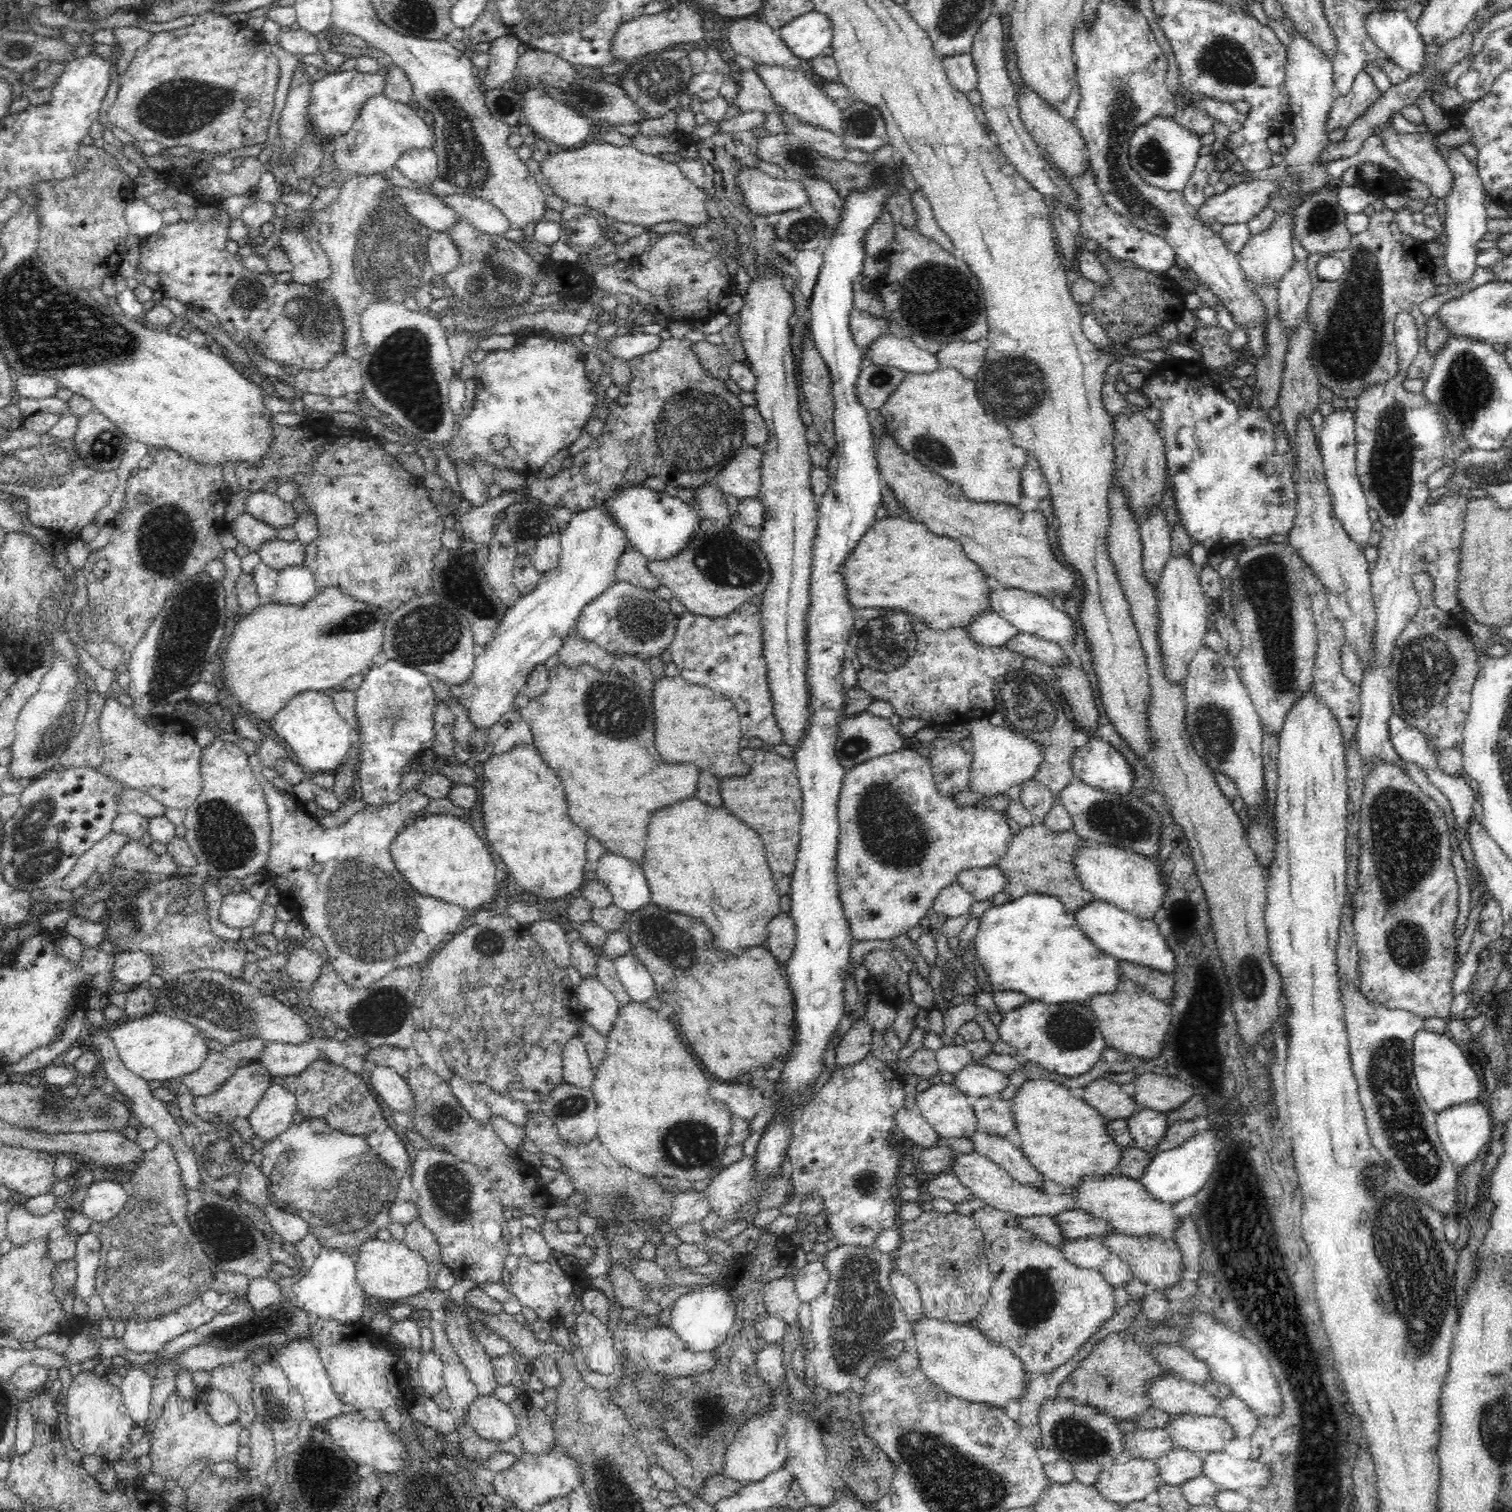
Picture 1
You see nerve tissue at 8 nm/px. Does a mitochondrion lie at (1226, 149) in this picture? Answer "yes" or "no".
no

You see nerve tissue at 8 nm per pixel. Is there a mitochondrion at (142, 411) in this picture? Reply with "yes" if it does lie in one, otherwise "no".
no

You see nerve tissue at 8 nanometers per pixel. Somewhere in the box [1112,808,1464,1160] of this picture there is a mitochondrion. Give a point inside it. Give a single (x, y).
(1251, 977)

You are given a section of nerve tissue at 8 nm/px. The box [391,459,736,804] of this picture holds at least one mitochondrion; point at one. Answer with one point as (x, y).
(611, 697)

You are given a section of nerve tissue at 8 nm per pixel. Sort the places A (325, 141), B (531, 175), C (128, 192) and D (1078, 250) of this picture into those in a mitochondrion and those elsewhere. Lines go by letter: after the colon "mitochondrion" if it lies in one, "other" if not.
A: other
B: other
C: other
D: other

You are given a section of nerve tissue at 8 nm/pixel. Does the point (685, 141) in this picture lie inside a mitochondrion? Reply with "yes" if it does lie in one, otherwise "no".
no

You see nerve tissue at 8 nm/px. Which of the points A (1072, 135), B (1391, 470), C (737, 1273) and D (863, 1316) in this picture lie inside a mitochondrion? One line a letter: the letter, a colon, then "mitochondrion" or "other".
A: other
B: mitochondrion
C: other
D: mitochondrion

